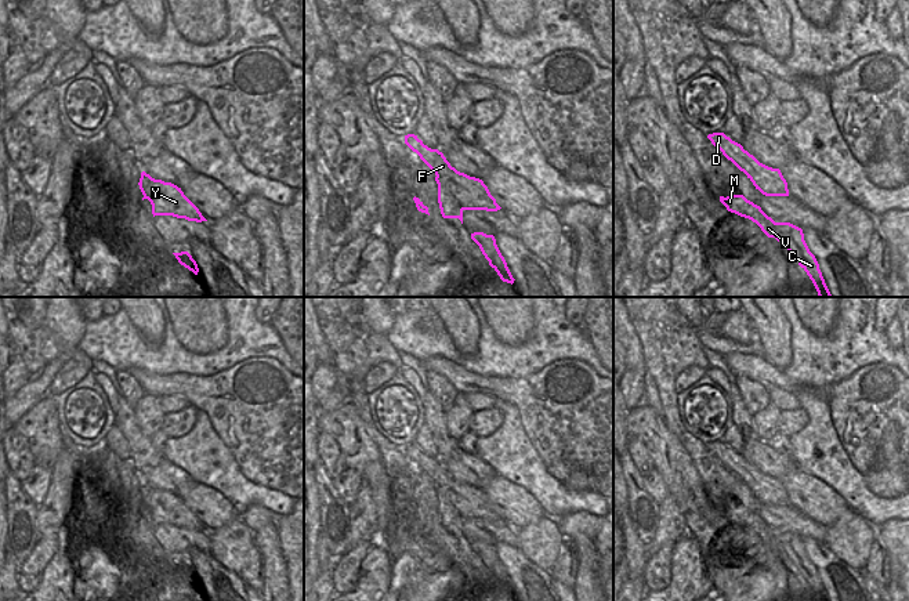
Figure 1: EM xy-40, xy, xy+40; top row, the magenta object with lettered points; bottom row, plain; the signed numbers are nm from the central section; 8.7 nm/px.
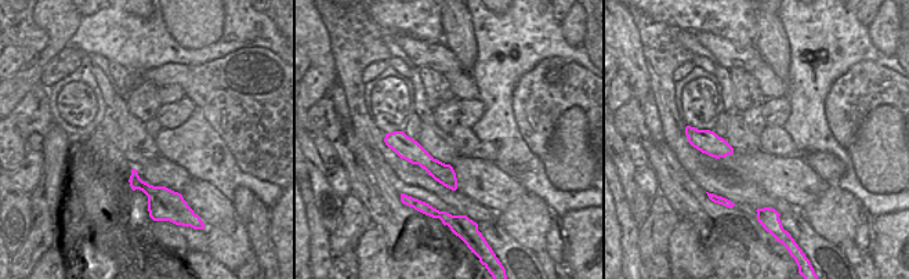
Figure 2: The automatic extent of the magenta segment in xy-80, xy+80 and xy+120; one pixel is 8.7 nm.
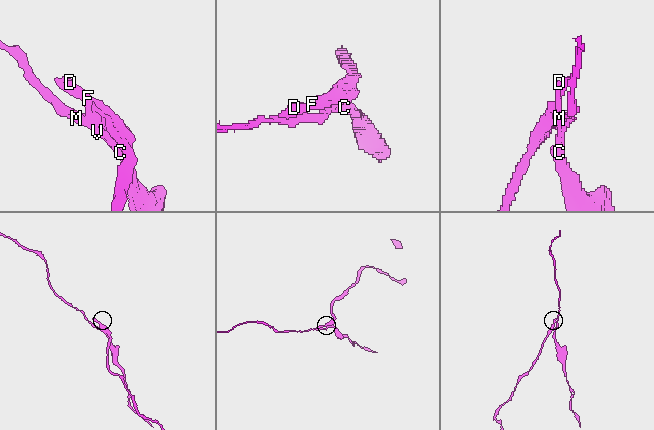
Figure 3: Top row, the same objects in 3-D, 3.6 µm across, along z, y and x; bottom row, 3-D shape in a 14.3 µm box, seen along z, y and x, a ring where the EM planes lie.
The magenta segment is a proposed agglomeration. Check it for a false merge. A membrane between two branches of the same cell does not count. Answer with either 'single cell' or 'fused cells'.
fused cells

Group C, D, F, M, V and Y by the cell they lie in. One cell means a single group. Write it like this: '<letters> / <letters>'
C M V / D F Y

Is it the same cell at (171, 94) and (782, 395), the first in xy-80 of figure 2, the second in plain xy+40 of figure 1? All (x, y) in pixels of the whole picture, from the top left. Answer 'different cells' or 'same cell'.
same cell

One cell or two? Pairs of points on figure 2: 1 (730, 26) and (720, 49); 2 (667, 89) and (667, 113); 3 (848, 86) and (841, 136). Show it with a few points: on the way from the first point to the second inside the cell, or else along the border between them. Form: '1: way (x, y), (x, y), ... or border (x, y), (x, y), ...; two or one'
1: border (695, 31), (713, 32), (737, 46), (752, 46); two
2: border (662, 73), (662, 100), (674, 108); two
3: way (848, 98), (843, 111), (843, 123); one

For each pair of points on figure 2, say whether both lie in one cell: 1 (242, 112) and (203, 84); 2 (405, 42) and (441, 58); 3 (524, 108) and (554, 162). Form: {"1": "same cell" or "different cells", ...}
{"1": "same cell", "2": "same cell", "3": "different cells"}

